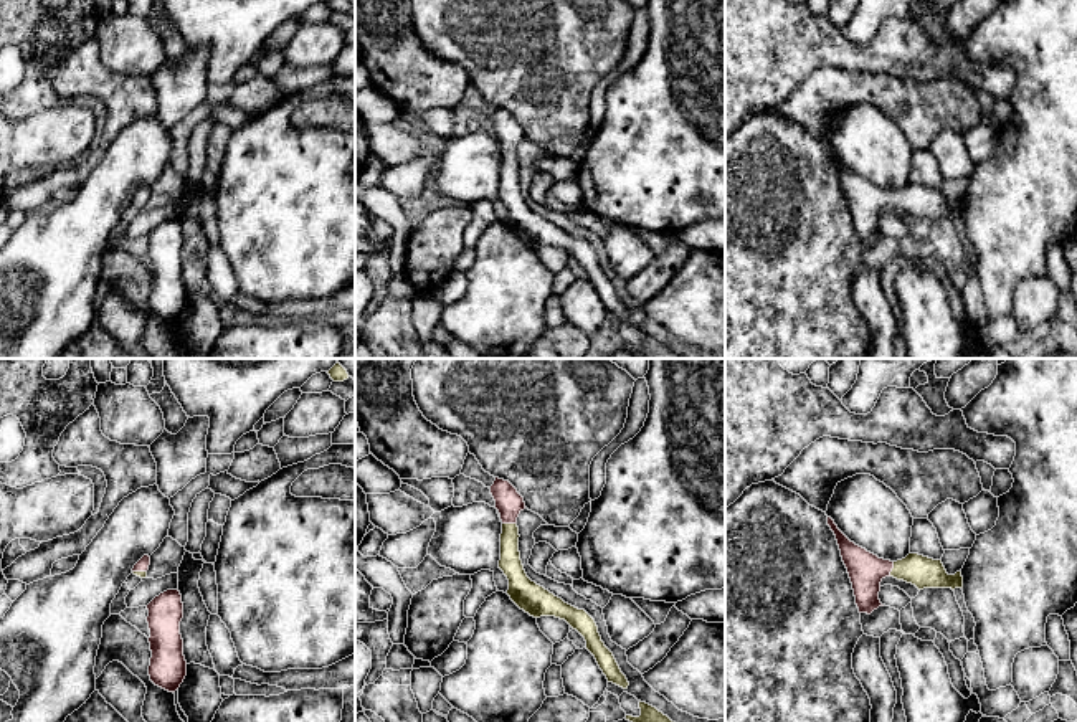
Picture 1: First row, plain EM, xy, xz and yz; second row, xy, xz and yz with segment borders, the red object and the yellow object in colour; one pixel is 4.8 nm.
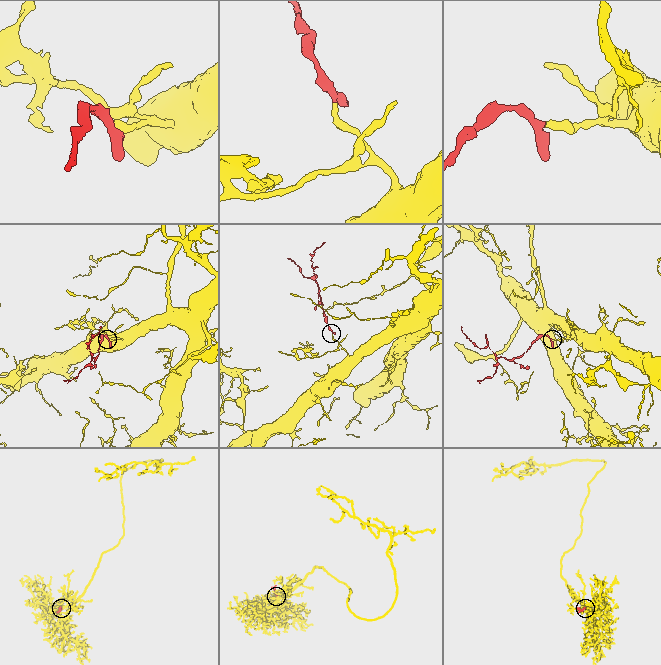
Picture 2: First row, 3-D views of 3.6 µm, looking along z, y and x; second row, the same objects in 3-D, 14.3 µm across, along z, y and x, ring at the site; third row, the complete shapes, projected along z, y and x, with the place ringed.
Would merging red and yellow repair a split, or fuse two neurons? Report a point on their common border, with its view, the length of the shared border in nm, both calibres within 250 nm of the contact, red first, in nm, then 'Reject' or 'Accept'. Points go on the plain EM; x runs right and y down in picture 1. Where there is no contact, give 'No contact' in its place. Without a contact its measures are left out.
Touches red at xz (509, 152). Shared border 70 nm. Thickness 140 nm (red) against 110 nm. Accept

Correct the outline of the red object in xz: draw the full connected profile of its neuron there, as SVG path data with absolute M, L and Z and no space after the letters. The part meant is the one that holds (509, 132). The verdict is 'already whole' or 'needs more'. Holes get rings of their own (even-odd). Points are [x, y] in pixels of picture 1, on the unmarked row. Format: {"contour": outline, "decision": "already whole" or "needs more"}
{"contour": "M499 107L491 116L491 124L502 150L499 198L509 210L507 225L510 230L534 248L555 246L565 249L585 268L586 279L595 286L608 312L628 319L629 312L613 283L601 271L595 249L585 240L565 233L527 207L520 190L517 157L517 147L525 139L524 127L509 111Z", "decision": "needs more"}

